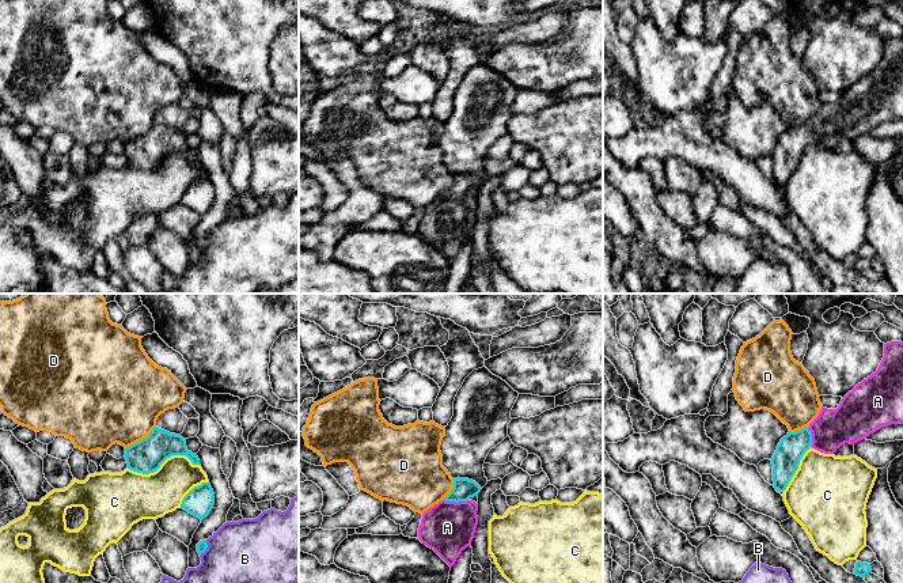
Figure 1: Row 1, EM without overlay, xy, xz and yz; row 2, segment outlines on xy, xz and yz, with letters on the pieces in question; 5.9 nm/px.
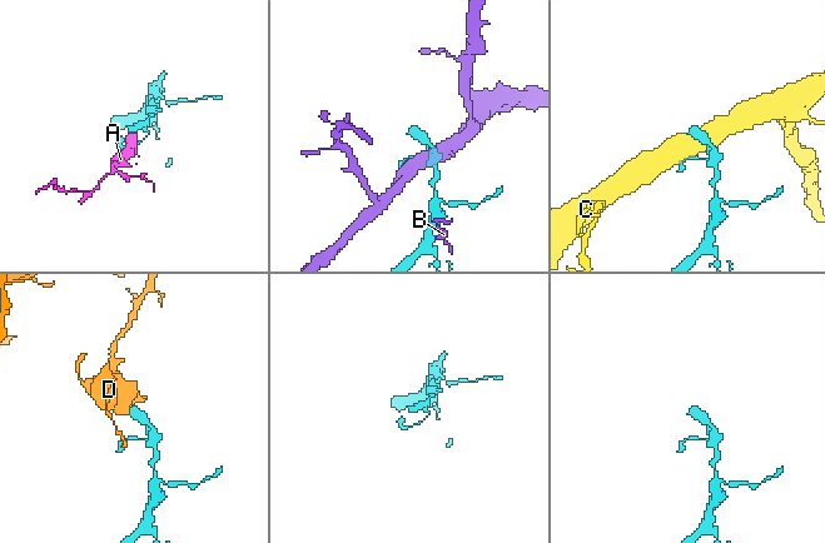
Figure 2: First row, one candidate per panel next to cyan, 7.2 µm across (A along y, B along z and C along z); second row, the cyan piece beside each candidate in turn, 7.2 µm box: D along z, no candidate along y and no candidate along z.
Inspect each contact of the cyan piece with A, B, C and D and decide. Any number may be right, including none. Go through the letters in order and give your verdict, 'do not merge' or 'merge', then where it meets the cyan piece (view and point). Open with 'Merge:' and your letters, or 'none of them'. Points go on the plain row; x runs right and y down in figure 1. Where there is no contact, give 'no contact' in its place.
Merge: A
A: merge | xz (456, 197)
B: do not merge | xy (207, 242)
C: do not merge | xy (162, 158)
D: do not merge | xy (140, 136)

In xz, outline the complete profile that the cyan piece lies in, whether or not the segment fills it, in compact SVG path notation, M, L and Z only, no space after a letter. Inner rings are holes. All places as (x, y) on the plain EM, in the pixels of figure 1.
M454 174L452 186L422 209L418 234L452 262L471 241L478 220L478 200L471 194L481 182L468 174Z

